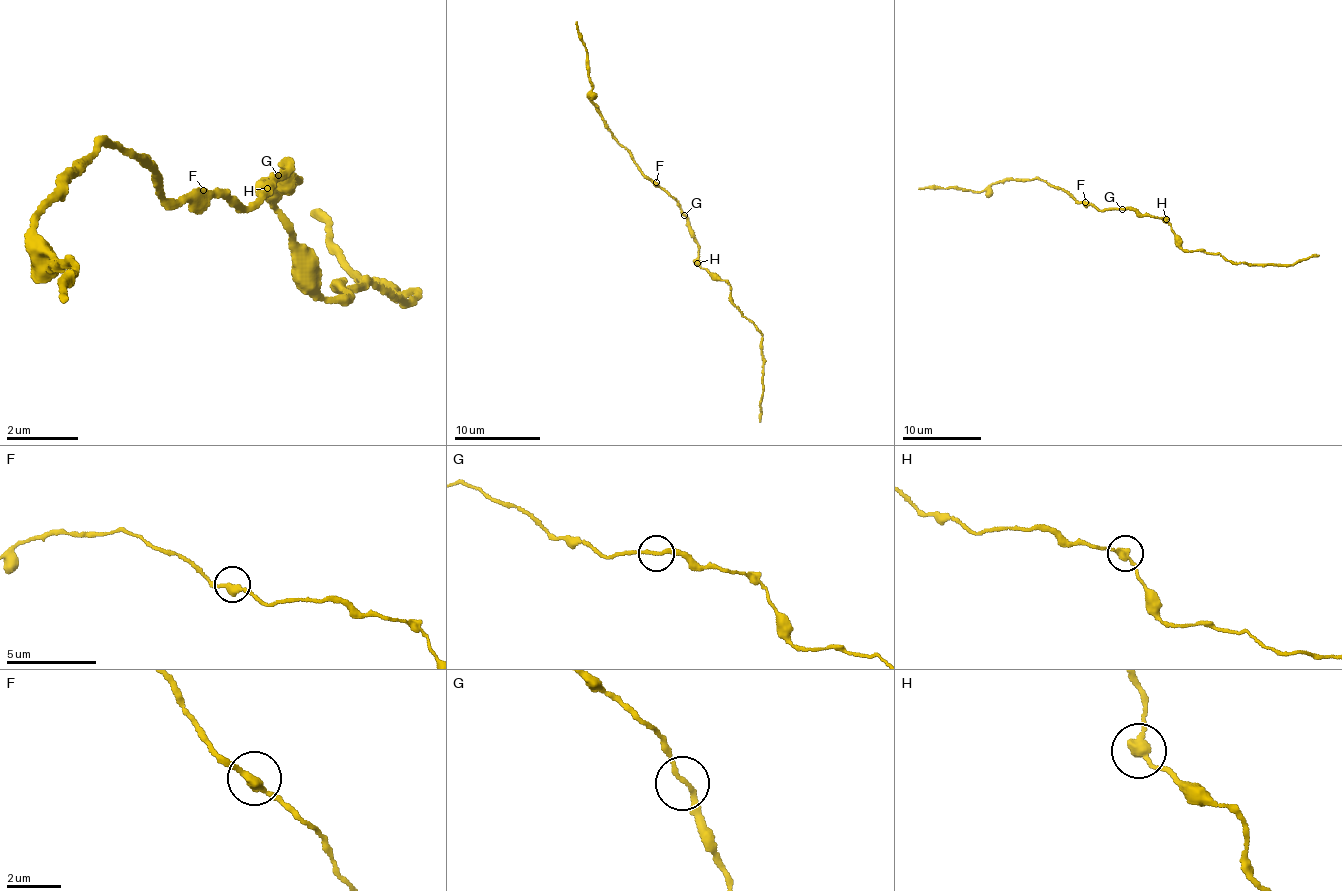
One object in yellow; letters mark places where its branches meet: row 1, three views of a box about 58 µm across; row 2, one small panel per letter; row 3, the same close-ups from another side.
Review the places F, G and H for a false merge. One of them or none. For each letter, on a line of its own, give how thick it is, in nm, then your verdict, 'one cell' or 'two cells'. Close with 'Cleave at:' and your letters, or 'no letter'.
F: 320 nm thick; one cell
G: 170 nm thick; one cell
H: 320 nm thick; one cell
Cleave at: no letter

